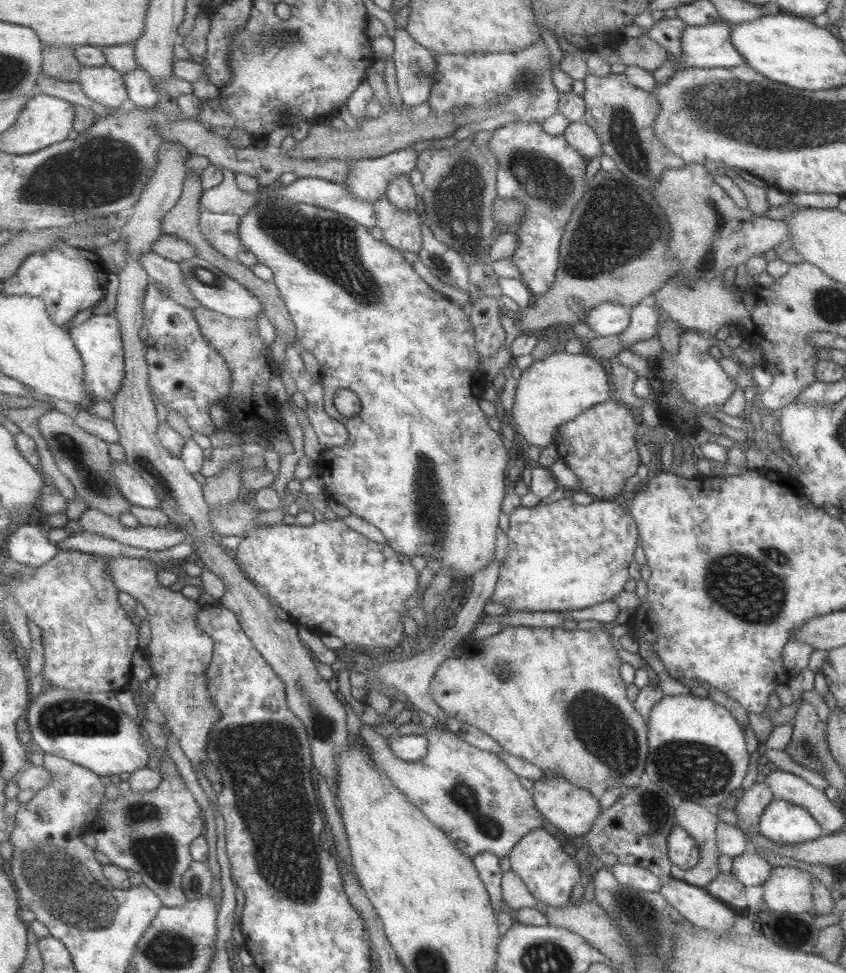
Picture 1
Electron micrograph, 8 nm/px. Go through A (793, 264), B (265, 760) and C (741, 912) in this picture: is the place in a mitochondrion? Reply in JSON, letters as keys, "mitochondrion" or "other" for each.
{"A":"other","B":"mitochondrion","C":"other"}

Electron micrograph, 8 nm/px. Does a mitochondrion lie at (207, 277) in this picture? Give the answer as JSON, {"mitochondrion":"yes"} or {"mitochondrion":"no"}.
{"mitochondrion":"yes"}

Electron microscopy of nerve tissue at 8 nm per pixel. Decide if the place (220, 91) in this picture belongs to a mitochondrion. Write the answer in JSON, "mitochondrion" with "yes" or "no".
{"mitochondrion":"no"}

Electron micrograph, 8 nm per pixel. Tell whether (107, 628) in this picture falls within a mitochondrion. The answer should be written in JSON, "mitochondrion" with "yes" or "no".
{"mitochondrion":"no"}

